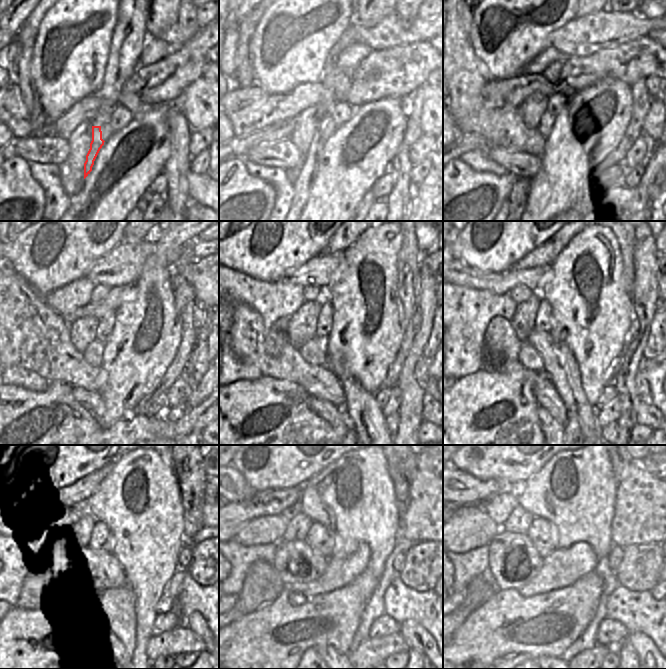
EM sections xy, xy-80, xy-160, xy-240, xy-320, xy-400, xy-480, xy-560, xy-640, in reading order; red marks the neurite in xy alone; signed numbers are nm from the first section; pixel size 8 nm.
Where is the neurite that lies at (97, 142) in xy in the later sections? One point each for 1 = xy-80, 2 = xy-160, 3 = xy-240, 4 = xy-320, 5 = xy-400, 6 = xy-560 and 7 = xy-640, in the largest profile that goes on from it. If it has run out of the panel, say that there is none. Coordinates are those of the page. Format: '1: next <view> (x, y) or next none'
1: next xy-80 (308, 163)
2: next xy-160 (518, 197)
3: next none
4: next none
5: next none
6: next none
7: next none

